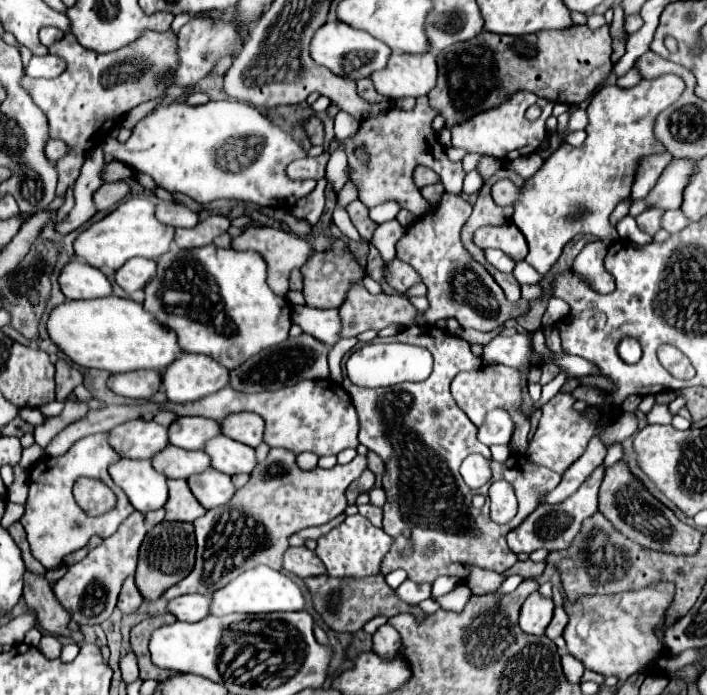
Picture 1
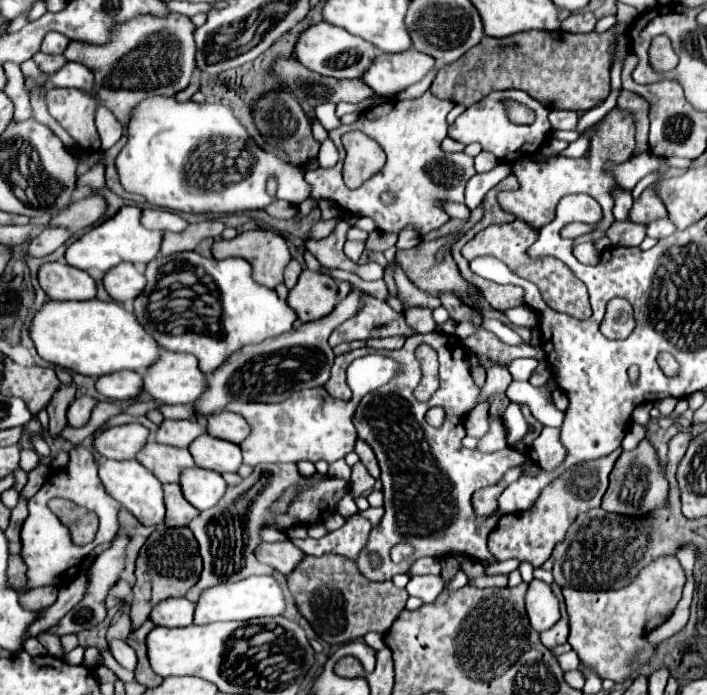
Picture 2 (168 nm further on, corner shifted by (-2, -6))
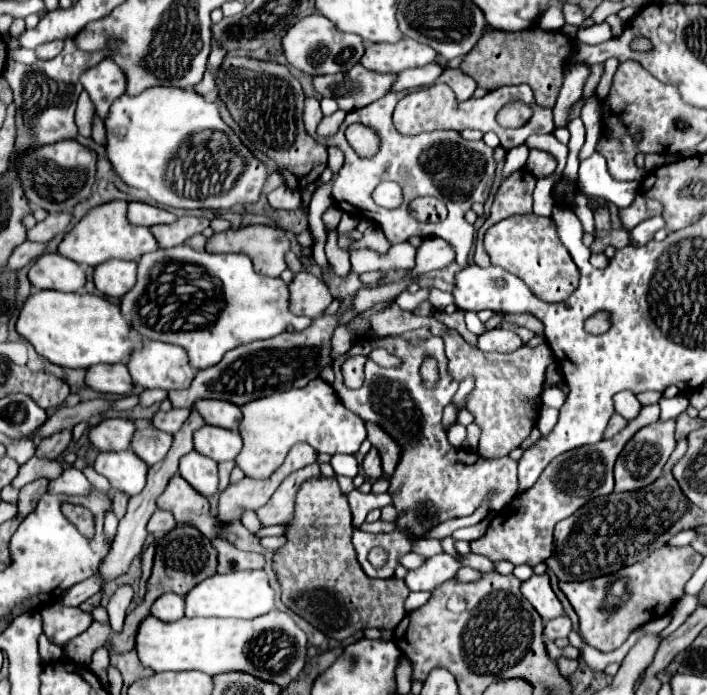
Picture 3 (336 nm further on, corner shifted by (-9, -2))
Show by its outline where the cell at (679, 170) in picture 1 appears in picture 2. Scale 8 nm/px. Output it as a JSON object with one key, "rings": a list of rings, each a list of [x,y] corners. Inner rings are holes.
{"rings":[[[649,185],[641,197],[633,203],[633,209],[629,213],[631,221],[635,223],[651,223],[655,219],[661,219],[661,217],[667,217],[667,209],[665,209],[665,203],[661,201],[661,197],[657,197],[657,189],[655,185]]]}

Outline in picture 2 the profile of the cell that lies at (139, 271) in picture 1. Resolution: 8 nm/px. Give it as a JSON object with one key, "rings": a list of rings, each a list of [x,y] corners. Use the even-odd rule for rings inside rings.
{"rings":[[[117,265],[103,277],[103,285],[107,293],[119,303],[135,299],[143,291],[145,283],[147,279],[143,271],[135,265]]]}

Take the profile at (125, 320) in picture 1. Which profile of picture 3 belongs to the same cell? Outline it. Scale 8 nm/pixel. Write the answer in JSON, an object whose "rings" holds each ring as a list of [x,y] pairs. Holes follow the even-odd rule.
{"rings":[[[34,291],[20,309],[16,331],[40,357],[70,369],[88,369],[98,363],[126,363],[130,353],[140,347],[138,341],[130,341],[130,325],[122,317],[120,307],[90,293]]]}

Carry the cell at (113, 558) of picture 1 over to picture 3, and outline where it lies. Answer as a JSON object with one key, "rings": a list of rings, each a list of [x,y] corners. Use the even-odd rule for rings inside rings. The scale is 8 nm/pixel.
{"rings":[[[50,603],[42,611],[42,623],[46,637],[54,643],[64,647],[70,639],[86,631],[92,623],[92,615],[80,611],[78,607],[66,607],[62,603]]]}

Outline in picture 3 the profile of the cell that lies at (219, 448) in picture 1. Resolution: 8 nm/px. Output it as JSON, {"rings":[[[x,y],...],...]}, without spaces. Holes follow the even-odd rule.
{"rings":[[[204,425],[194,433],[194,449],[214,461],[234,461],[242,449],[242,437],[236,431]]]}

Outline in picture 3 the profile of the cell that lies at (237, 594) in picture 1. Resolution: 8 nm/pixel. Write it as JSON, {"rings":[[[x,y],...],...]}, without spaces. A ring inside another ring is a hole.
{"rings":[[[236,571],[216,573],[206,581],[198,583],[184,595],[186,617],[234,617],[254,619],[274,609],[274,589],[268,585],[264,571]]]}

